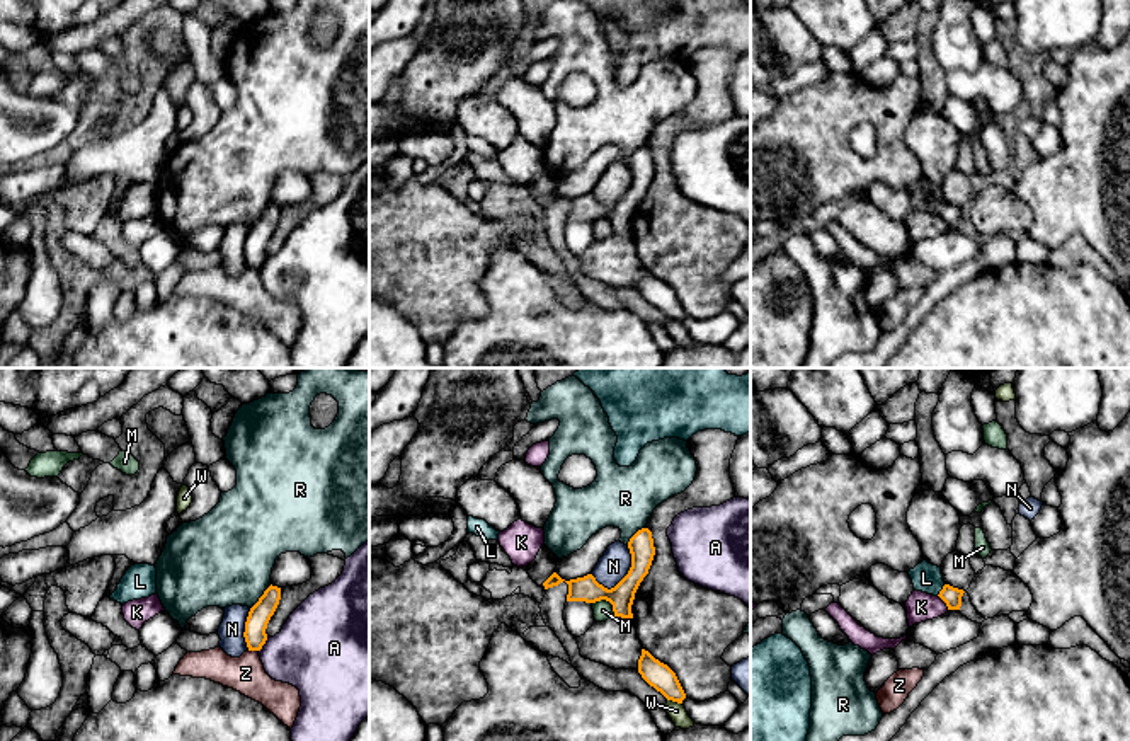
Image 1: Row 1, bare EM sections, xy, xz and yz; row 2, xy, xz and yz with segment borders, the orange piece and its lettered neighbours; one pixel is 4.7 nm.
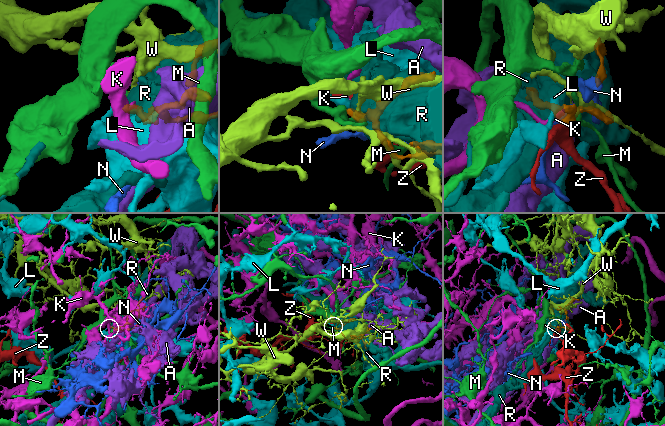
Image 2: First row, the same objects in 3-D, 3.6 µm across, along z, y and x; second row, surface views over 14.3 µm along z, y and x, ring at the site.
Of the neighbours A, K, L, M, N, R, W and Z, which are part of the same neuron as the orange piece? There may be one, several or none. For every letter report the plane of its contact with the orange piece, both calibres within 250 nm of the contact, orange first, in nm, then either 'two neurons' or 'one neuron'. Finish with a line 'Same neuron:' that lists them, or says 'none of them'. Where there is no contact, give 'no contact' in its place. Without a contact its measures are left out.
A: contact in xy; calibres 110 and 380 nm; two neurons
K: contact in yz; calibres 90 and 140 nm; two neurons
L: contact in yz; calibres 90 and 140 nm; two neurons
M: contact in xz; calibres 120 and 90 nm; two neurons
N: contact in xz; calibres 120 and 150 nm; two neurons
R: contact in xy; calibres 110 and 440 nm; two neurons
W: contact in xz; calibres 120 and 80 nm; two neurons
Z: contact in xy; calibres 110 and 170 nm; two neurons
Same neuron: none of them

